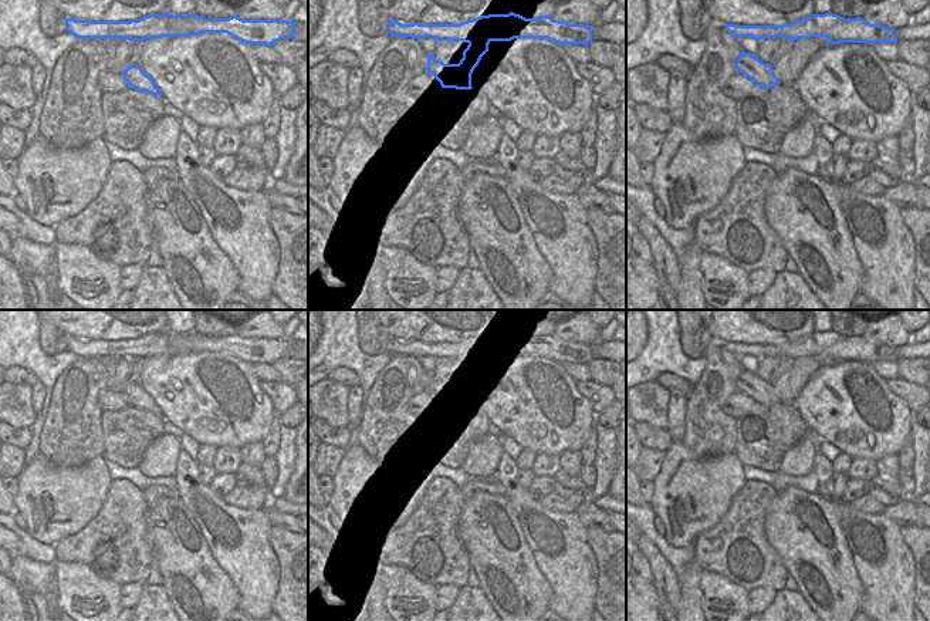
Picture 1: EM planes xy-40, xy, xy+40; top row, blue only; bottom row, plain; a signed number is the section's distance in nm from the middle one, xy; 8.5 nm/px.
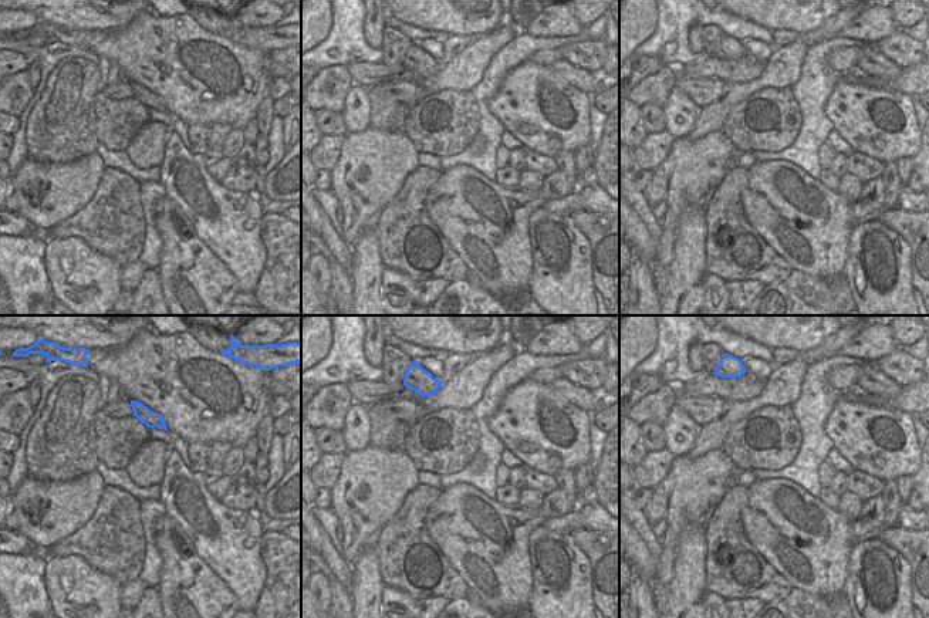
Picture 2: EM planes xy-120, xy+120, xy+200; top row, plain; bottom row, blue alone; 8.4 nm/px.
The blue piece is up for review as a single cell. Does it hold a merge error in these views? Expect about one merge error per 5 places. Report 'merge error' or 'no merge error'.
merge error

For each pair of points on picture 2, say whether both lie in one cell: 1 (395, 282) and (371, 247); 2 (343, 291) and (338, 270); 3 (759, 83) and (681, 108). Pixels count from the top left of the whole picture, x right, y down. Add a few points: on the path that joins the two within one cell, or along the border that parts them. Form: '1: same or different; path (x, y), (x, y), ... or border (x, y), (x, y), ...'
1: different; border (384, 267), (379, 300)
2: same; path (341, 286), (340, 276)
3: different; border (699, 110), (695, 125), (685, 137)

